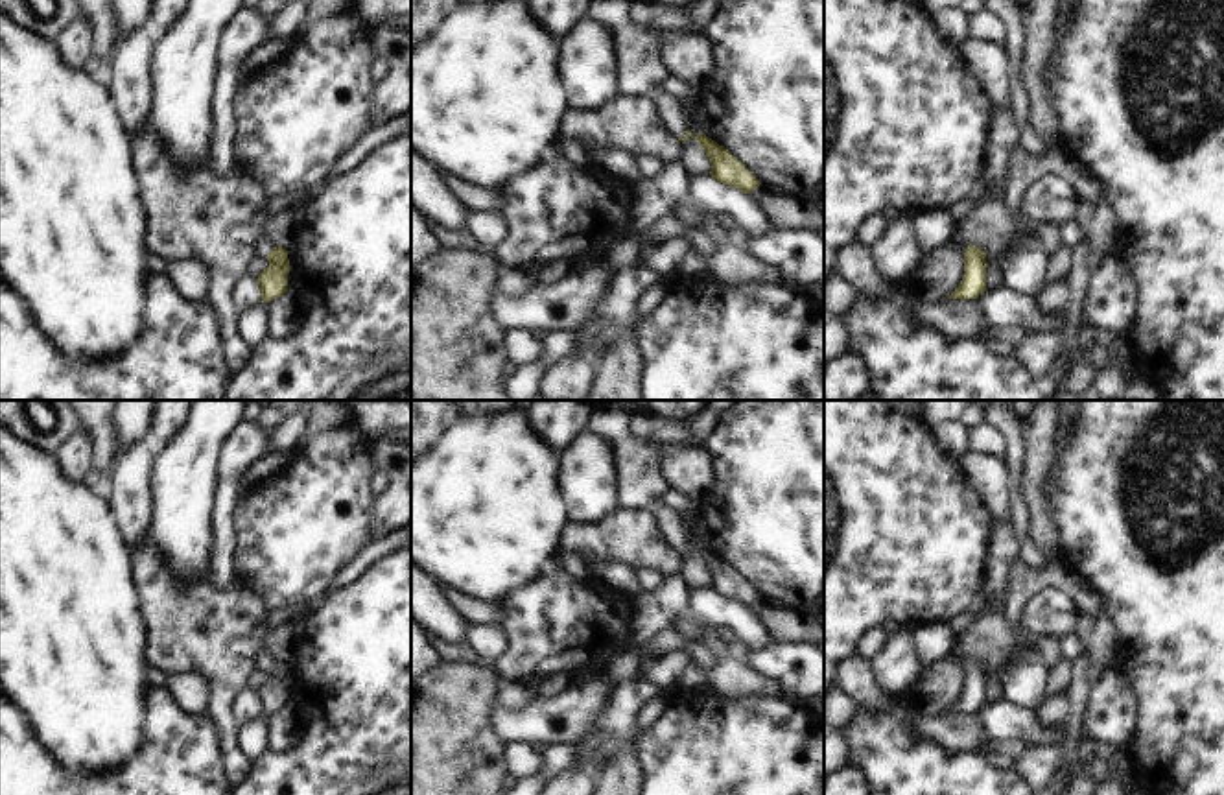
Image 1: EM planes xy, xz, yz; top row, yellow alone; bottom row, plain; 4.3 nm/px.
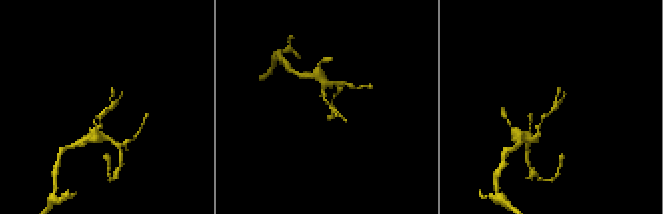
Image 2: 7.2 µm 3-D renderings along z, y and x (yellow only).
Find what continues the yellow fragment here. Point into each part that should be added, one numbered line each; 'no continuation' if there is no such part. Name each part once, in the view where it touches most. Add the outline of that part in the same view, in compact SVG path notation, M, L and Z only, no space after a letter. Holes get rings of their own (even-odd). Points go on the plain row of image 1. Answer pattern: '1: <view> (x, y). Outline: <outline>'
1: xy (264, 659). Outline: M262 647L258 653L256 653L256 668L271 668L275 664L275 657L265 649Z

